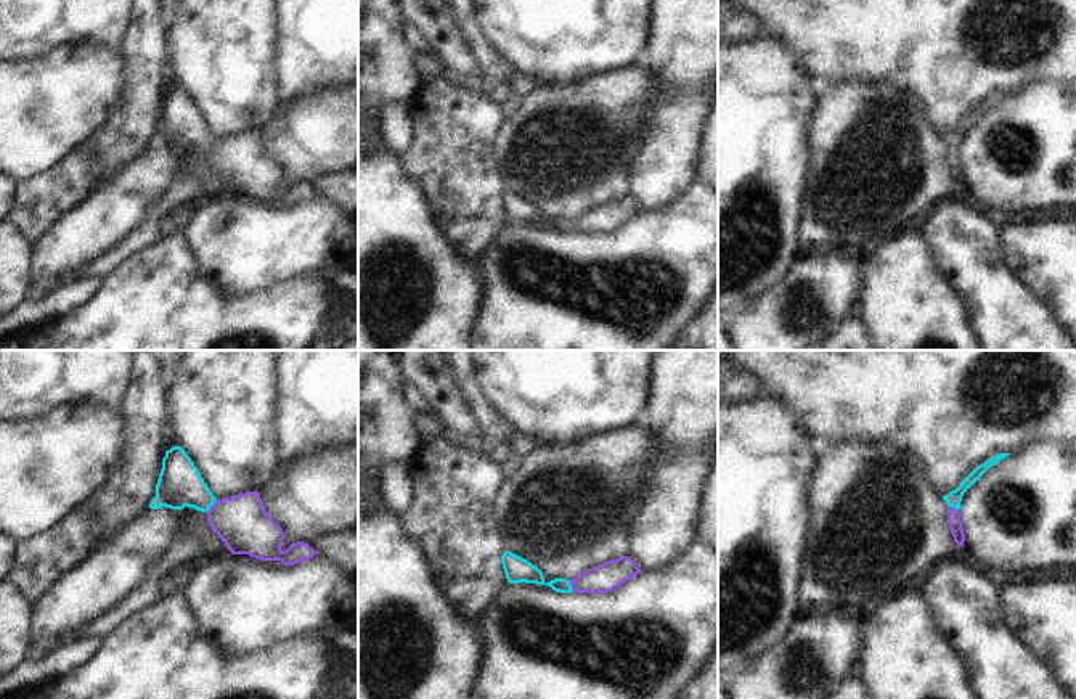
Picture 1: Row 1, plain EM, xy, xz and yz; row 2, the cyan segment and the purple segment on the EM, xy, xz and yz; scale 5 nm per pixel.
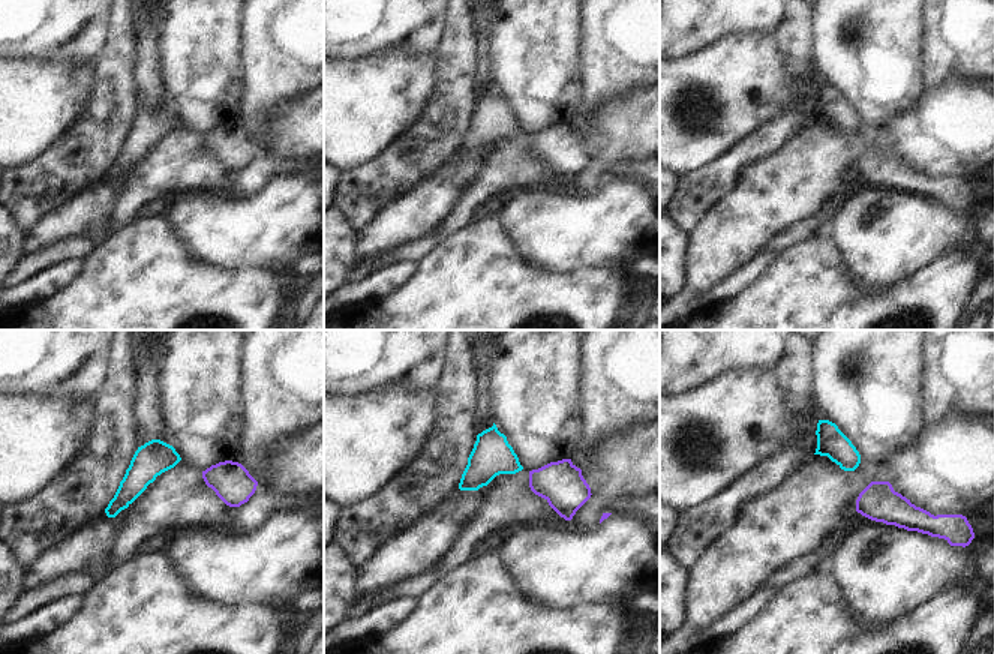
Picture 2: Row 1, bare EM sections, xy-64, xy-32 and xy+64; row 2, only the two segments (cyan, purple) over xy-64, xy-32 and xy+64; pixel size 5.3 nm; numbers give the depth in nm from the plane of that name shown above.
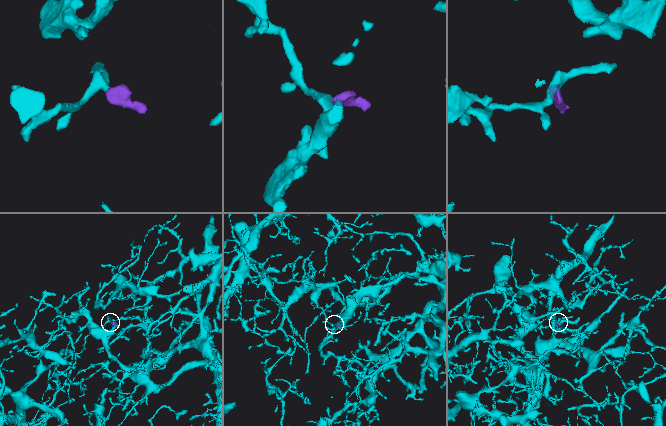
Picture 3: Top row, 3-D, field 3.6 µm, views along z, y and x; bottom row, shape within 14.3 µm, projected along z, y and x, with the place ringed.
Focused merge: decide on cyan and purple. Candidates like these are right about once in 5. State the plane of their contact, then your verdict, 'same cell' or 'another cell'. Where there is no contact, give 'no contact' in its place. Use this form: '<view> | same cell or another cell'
xy | same cell

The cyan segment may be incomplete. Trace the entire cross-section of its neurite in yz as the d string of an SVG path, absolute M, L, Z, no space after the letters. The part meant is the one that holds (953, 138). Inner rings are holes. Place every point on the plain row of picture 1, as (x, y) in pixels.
M999 93L989 100L986 100L983 104L976 106L962 122L960 125L943 137L943 140L948 143L948 164L951 169L951 174L954 177L954 182L959 186L964 186L965 174L960 162L960 141L964 133L994 104L997 104L1001 100L1009 96L1010 93Z

